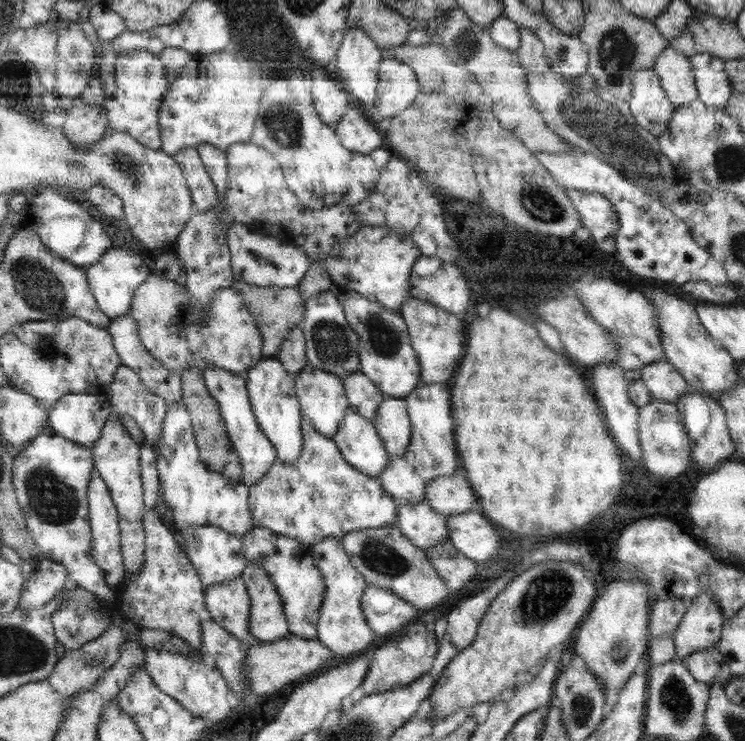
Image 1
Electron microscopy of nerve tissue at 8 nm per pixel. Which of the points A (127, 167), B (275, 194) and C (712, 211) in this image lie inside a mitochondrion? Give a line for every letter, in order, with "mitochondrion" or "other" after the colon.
A: mitochondrion
B: other
C: other

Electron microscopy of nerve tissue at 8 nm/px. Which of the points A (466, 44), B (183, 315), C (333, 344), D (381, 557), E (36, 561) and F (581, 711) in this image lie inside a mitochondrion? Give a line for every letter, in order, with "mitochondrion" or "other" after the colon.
A: mitochondrion
B: other
C: mitochondrion
D: mitochondrion
E: other
F: mitochondrion

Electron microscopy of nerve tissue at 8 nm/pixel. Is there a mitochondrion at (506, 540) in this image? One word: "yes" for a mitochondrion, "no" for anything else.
no

